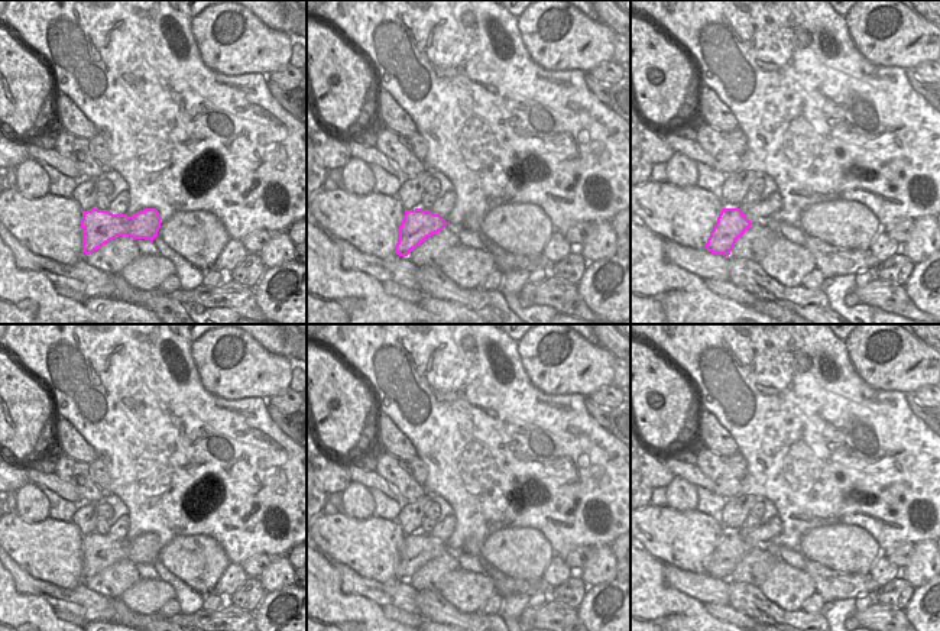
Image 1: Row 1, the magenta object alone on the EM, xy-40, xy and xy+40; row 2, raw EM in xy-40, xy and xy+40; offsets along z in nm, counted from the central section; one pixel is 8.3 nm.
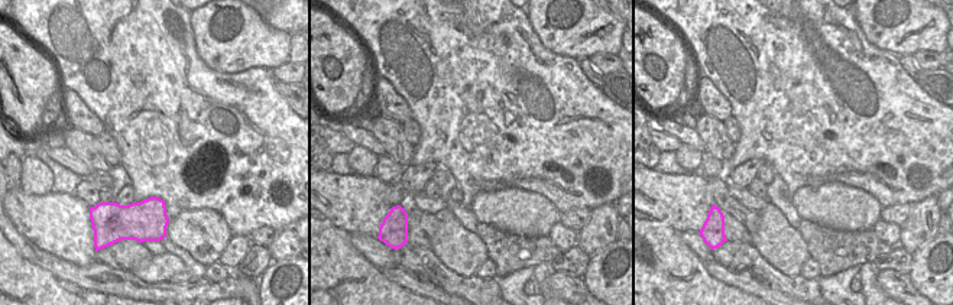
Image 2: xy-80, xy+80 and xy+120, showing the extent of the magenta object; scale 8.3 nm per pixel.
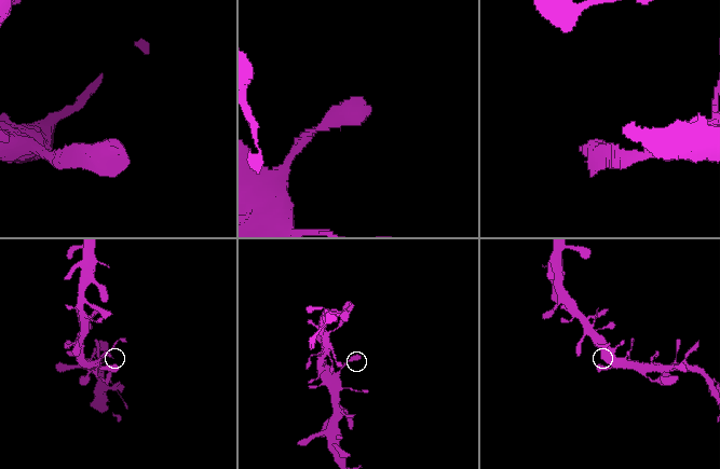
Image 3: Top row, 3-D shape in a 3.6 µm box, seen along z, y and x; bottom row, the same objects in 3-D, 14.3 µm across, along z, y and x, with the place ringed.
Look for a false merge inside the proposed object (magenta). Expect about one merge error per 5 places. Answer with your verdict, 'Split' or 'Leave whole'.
Leave whole.

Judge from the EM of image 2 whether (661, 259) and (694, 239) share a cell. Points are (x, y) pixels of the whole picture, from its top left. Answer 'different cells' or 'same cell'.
different cells

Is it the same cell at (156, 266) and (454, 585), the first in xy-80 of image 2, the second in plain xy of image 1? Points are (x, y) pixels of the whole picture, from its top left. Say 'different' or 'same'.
same

